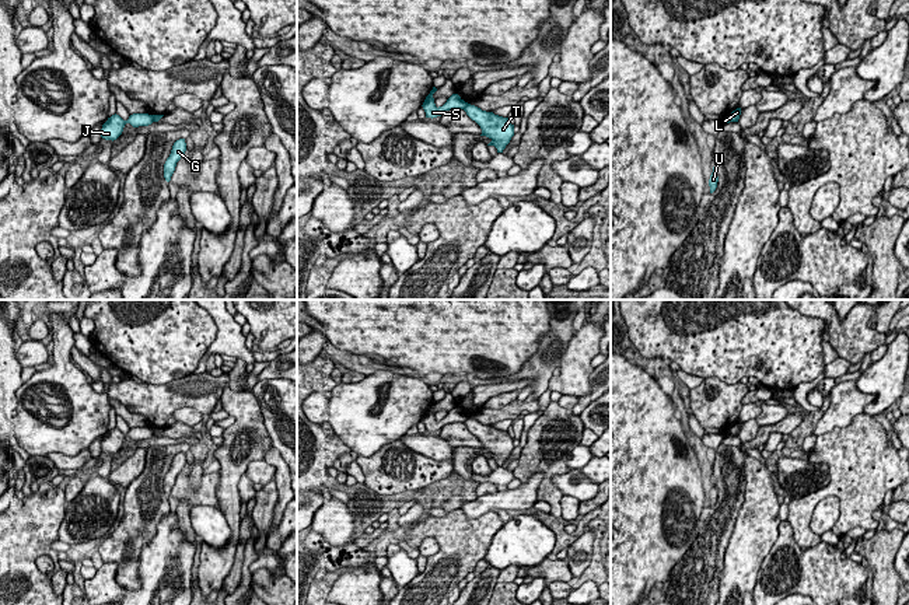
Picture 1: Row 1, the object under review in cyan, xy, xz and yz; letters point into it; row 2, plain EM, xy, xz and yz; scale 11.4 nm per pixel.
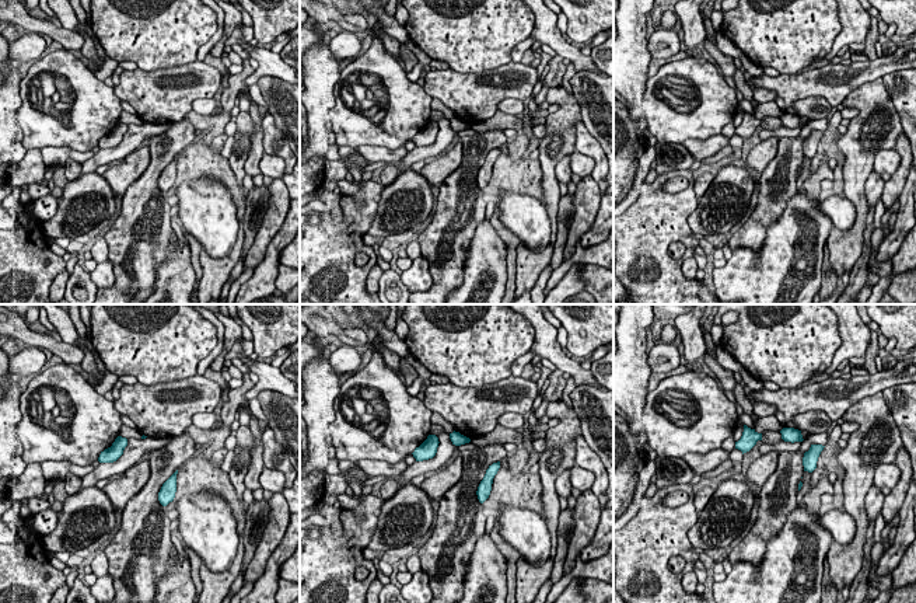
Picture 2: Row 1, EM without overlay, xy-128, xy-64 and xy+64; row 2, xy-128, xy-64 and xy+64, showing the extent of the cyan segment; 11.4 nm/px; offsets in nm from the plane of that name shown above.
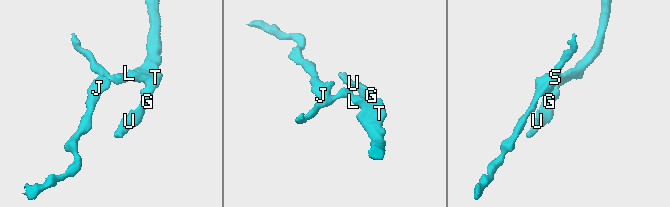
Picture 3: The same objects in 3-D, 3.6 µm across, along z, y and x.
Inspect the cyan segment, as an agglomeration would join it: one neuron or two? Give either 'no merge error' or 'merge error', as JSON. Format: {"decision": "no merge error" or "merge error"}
{"decision": "merge error"}

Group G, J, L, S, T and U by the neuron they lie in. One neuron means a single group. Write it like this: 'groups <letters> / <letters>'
groups G L T U / J S

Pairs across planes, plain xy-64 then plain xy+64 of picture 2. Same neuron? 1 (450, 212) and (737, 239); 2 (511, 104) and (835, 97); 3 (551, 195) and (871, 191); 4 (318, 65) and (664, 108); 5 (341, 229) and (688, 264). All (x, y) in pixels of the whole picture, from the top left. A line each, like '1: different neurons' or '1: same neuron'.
1: same neuron
2: different neurons
3: different neurons
4: different neurons
5: different neurons

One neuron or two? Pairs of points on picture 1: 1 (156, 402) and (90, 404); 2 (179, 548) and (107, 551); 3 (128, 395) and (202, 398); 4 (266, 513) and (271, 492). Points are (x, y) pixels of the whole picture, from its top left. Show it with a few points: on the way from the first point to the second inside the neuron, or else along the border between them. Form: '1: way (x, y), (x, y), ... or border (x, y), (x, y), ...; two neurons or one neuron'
1: border (107, 392), (109, 398); two neurons
2: border (160, 521), (156, 534), (140, 552), (142, 583); two neurons
3: way (146, 398), (184, 398); one neuron
4: way (266, 507), (266, 497); one neuron

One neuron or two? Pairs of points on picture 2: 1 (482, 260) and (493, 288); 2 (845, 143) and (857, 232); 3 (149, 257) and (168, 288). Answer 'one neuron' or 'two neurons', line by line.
1: one neuron
2: one neuron
3: two neurons

